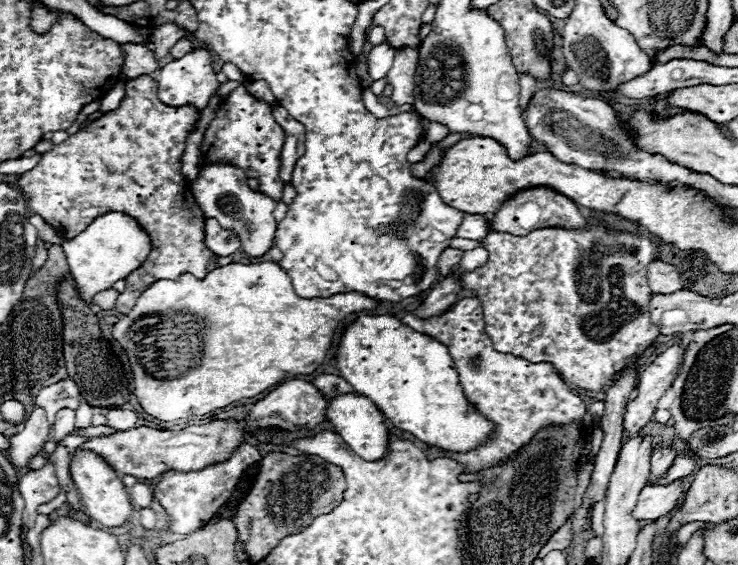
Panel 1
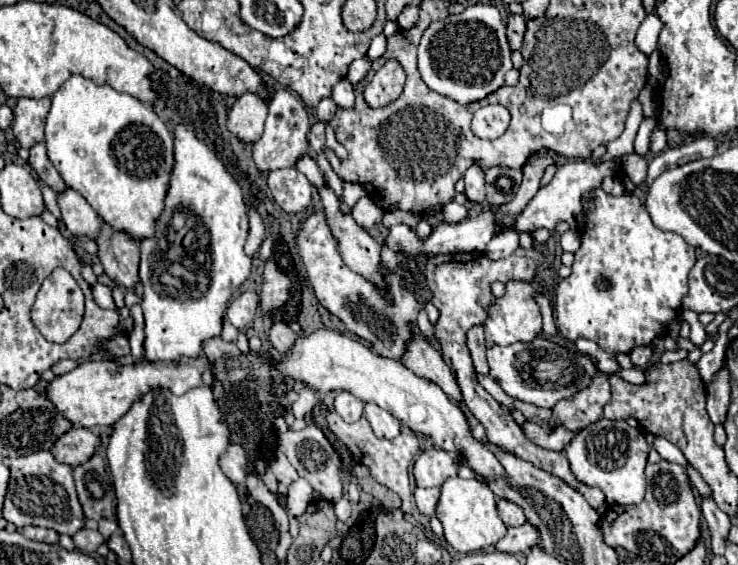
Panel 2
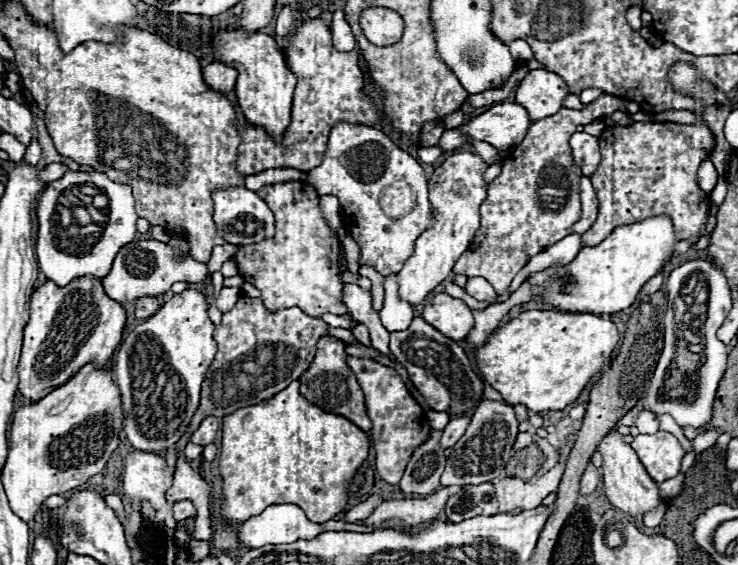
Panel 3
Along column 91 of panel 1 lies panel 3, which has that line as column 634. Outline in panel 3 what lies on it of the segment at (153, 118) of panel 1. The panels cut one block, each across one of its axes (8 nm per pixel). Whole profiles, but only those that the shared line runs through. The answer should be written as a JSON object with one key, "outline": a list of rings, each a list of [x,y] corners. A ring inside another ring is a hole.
{"outline":[[[702,112],[694,126],[662,122],[632,126],[608,126],[600,136],[602,162],[590,176],[598,194],[598,218],[588,232],[582,234],[582,246],[600,244],[614,228],[636,224],[652,216],[668,216],[672,220],[676,240],[692,240],[706,226],[710,200],[698,186],[696,172],[714,150],[714,134],[704,124]]]}

